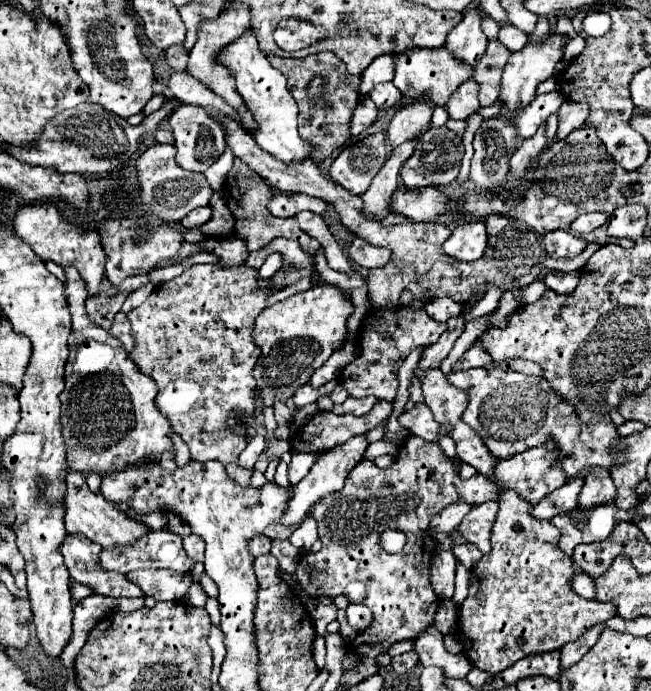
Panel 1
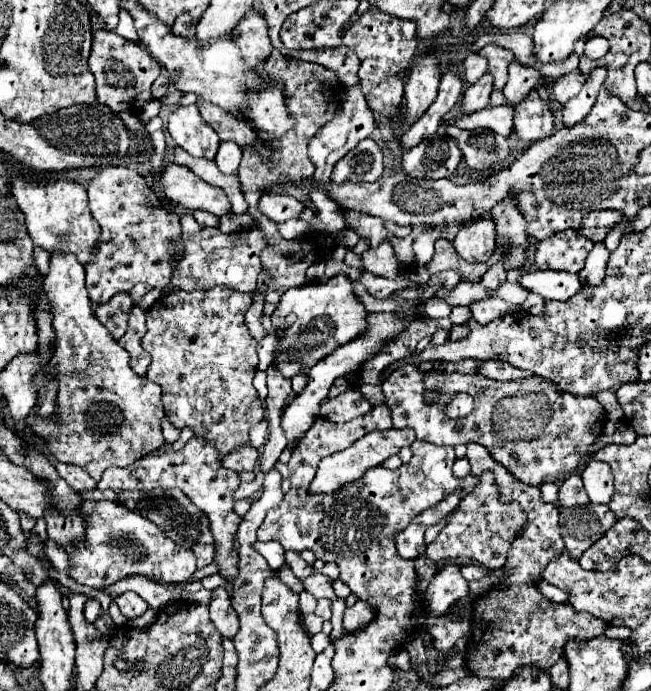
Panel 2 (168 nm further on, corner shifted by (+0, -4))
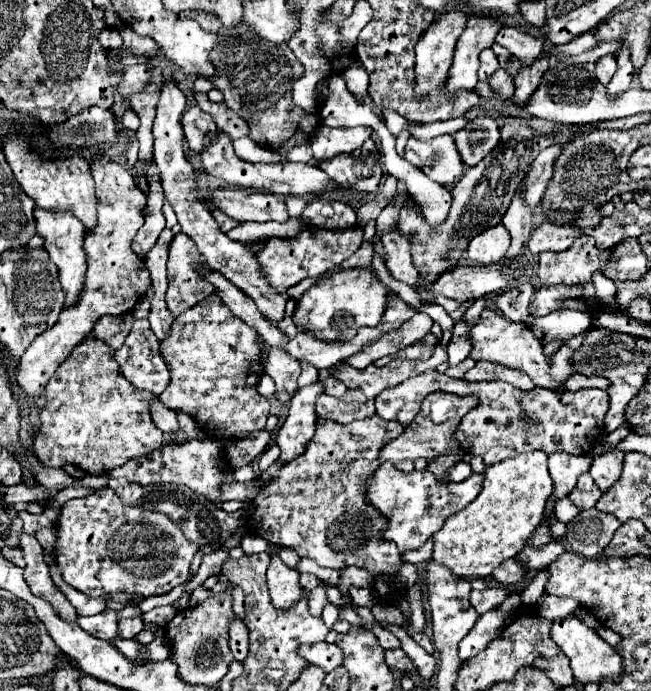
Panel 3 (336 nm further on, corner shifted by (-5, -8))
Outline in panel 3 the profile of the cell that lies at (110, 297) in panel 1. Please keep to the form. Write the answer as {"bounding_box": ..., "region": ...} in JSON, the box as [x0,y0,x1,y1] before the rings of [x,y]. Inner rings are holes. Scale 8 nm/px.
{"bounding_box":[93,313,133,349],"region":[[[131,313],[127,315],[119,315],[119,317],[113,317],[113,315],[105,315],[103,319],[99,319],[93,327],[93,337],[95,339],[101,339],[105,341],[109,347],[113,349],[119,349],[125,341],[125,337],[129,335],[131,331],[131,325],[133,325],[133,317]]]}

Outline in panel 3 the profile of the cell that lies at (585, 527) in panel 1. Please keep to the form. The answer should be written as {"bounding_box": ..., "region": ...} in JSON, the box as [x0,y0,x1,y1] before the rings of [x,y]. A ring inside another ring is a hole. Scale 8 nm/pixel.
{"bounding_box":[565,509,619,559],"region":[[[597,509],[581,511],[573,521],[567,523],[565,539],[577,555],[595,559],[609,545],[613,533],[619,527],[619,519]]]}

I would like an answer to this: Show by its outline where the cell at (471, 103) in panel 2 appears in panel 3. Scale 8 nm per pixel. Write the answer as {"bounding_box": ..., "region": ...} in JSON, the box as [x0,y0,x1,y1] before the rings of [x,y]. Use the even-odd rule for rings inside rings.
{"bounding_box":[489,69,515,99],"region":[[[499,69],[495,75],[491,75],[491,77],[489,77],[489,85],[491,85],[499,95],[503,95],[505,99],[513,97],[515,83],[513,83],[513,77],[511,77],[505,69]]]}

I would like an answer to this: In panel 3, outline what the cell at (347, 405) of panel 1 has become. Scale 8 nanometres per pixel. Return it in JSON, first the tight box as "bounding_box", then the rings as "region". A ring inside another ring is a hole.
{"bounding_box":[315,389,375,423],"region":[[[347,389],[343,397],[329,397],[329,395],[317,397],[315,411],[319,417],[325,417],[337,423],[351,423],[357,419],[371,417],[375,413],[375,401],[365,399],[361,391]]]}

